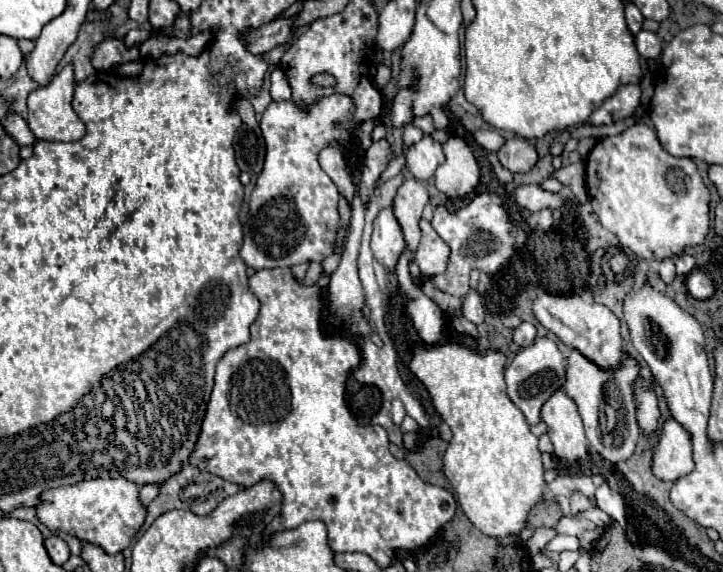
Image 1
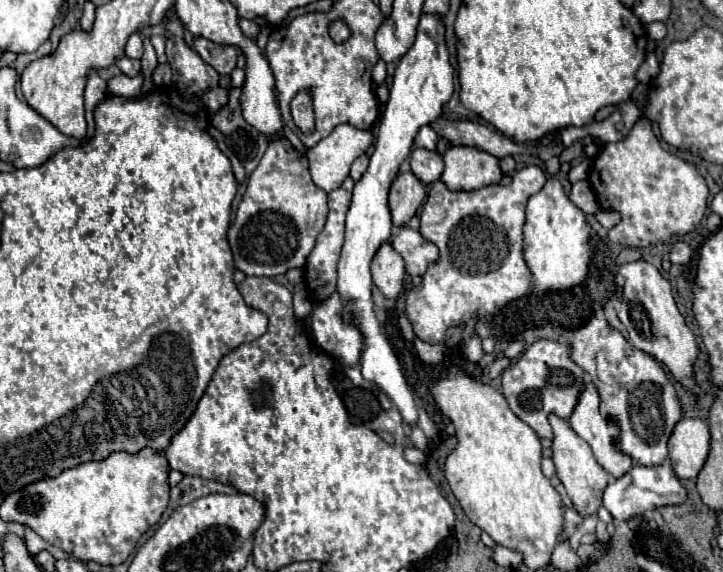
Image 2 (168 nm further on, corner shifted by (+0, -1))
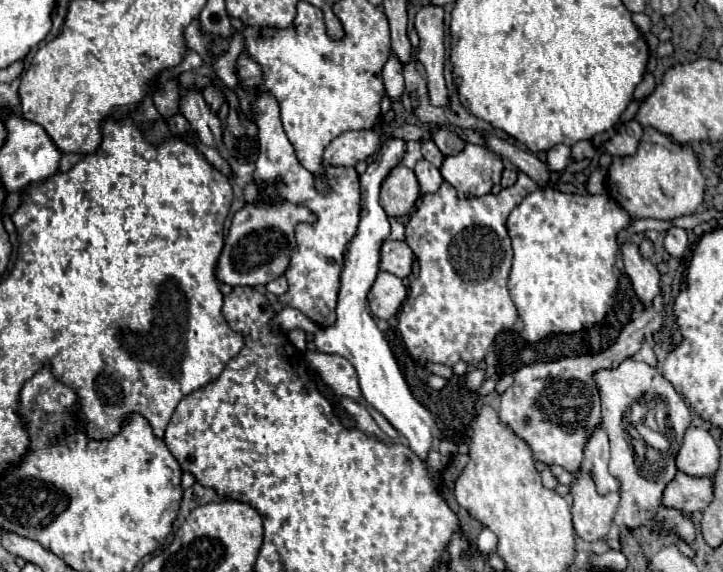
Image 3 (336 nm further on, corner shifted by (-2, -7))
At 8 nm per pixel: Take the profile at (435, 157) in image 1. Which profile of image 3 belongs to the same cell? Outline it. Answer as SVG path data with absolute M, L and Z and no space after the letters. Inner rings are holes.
M421 159L417 165L415 165L415 175L419 179L419 187L421 187L421 193L435 193L439 189L439 185L443 183L443 177L439 173L437 167L433 167L431 163L427 163L425 159Z

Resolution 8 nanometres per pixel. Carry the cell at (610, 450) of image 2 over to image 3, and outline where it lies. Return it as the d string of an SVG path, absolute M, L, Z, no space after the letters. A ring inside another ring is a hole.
M599 427L599 431L591 435L585 447L585 459L581 465L587 473L591 473L599 495L615 493L619 489L619 483L615 483L615 477L611 477L607 471L607 463L609 463L609 441L603 427Z

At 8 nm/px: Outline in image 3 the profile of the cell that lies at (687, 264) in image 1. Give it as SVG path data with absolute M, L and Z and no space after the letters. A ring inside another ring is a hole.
M669 227L665 233L665 249L673 255L673 257L681 257L687 249L687 235L685 229L679 227Z

